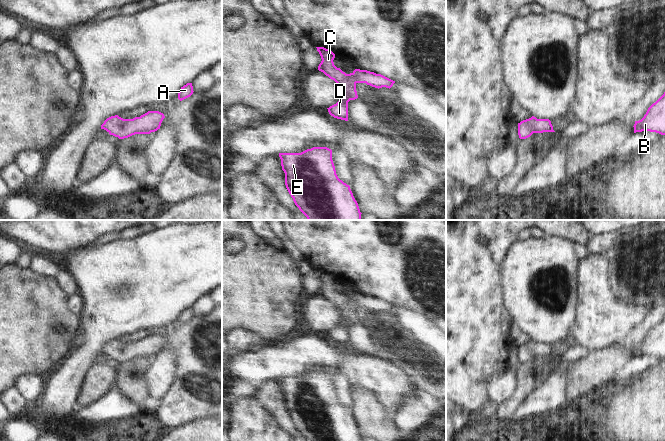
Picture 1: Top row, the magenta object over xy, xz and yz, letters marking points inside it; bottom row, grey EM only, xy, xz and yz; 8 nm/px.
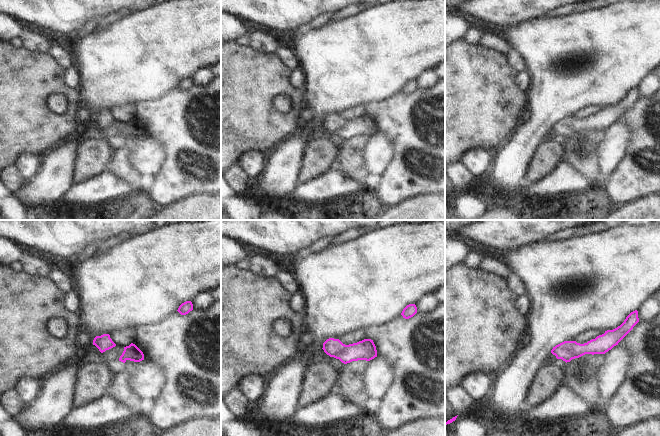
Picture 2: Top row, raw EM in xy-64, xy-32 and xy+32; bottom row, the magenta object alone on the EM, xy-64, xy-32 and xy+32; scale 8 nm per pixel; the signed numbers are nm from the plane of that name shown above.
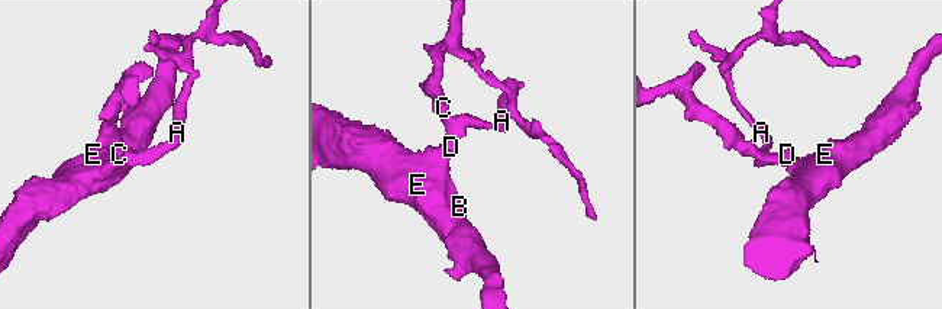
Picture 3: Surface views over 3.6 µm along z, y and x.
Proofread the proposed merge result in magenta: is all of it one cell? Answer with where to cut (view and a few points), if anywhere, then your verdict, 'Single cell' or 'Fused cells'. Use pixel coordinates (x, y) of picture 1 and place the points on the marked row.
No split. Single cell

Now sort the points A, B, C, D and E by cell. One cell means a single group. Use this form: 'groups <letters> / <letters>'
groups A B C D E

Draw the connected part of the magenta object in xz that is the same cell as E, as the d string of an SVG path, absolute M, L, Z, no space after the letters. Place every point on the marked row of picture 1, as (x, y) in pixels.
M313 147L279 157L286 188L308 220L361 220L350 186L336 174L331 149Z

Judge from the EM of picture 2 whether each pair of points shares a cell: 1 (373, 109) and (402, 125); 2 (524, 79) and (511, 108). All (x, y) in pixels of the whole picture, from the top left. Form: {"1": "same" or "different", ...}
{"1": "same", "2": "different"}

